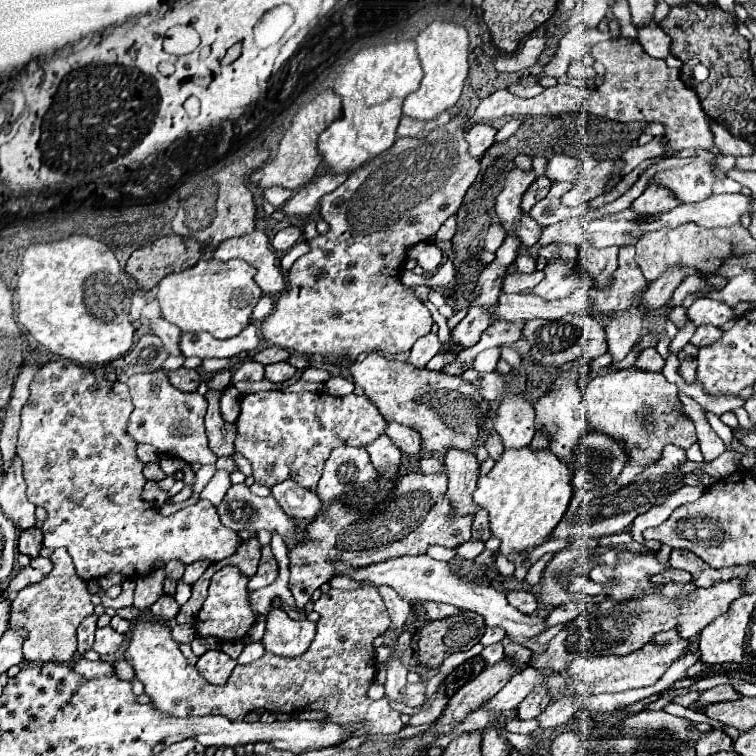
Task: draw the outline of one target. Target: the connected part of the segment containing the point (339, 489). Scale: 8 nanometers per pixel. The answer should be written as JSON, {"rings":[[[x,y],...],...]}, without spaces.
{"rings":[[[343,444],[337,446],[325,462],[325,470],[315,492],[323,502],[331,502],[355,488],[367,488],[373,492],[377,490],[375,480],[377,472],[367,456],[367,450]]]}

